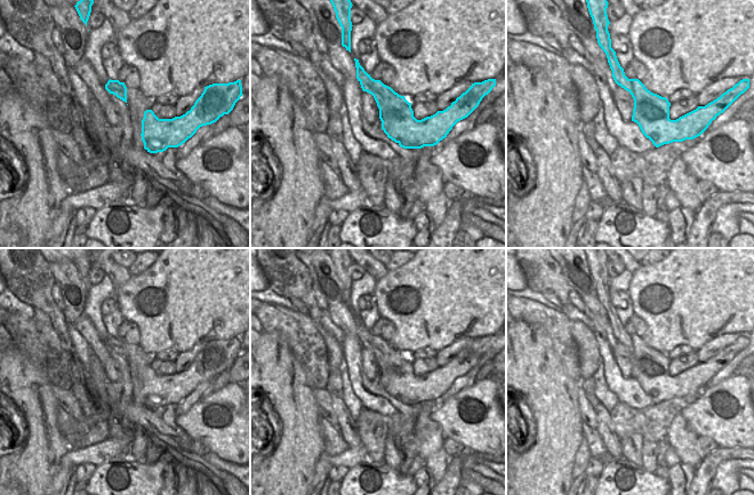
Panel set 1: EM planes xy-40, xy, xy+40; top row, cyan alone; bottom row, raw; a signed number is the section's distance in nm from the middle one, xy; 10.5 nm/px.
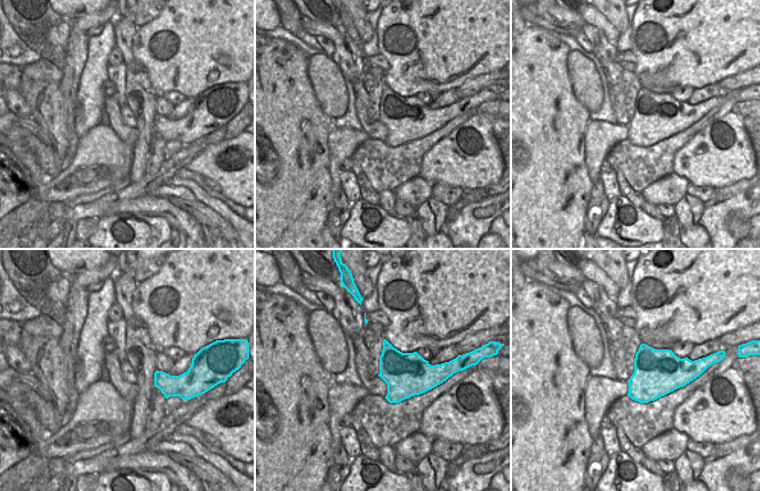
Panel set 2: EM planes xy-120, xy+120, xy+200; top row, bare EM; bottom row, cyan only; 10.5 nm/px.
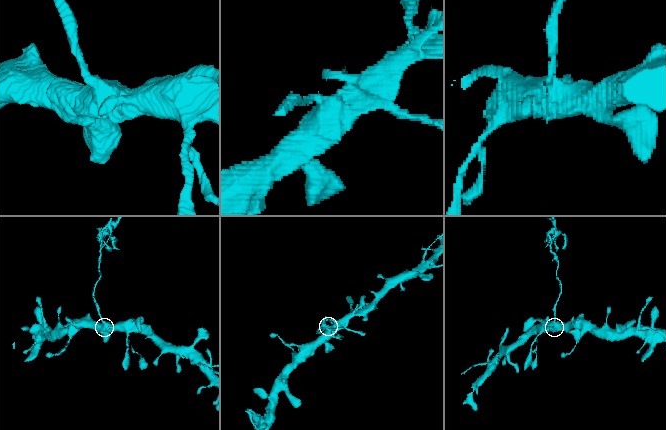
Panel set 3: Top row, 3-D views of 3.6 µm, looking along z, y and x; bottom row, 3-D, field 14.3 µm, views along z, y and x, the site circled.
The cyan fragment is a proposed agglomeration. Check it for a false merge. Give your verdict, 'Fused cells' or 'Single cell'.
Fused cells

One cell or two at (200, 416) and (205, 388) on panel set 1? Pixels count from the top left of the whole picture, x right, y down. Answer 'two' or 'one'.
two

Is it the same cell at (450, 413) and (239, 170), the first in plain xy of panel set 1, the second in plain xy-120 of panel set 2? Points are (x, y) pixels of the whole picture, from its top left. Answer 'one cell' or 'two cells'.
one cell

